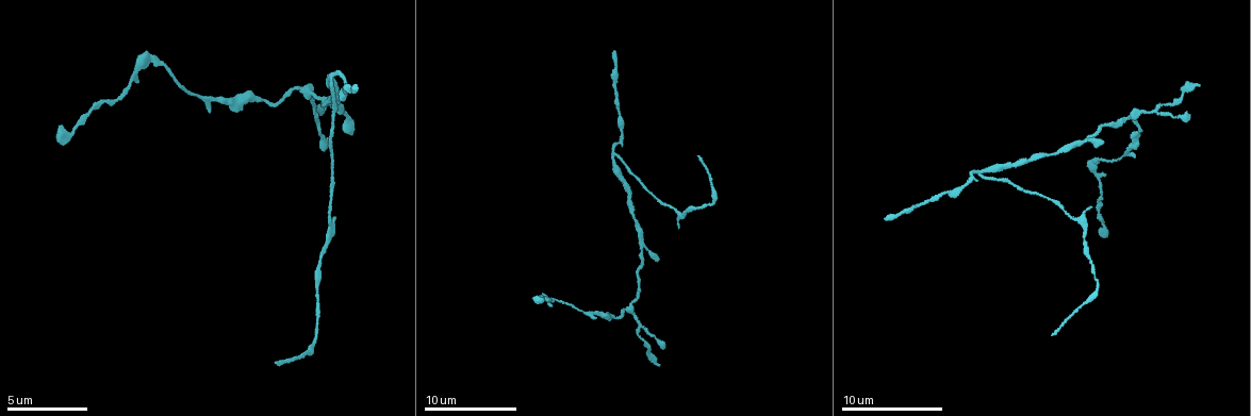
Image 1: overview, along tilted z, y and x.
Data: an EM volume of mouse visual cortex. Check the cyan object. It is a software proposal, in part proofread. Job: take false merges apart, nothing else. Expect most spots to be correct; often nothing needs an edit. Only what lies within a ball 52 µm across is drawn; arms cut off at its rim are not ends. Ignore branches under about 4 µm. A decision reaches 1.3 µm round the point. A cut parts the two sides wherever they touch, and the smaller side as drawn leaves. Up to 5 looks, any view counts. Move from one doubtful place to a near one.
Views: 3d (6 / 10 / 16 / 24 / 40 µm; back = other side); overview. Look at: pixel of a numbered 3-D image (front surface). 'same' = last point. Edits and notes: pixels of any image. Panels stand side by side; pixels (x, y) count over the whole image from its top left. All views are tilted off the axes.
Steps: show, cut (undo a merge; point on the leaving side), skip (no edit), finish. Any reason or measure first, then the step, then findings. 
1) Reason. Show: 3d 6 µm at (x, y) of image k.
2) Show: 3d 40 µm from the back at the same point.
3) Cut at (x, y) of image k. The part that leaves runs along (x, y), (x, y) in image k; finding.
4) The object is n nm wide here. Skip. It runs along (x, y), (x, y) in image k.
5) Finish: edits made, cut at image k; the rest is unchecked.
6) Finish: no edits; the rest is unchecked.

Thin arm on a thick one. Show: 3d 6 µm at (329, 82) of image 1.

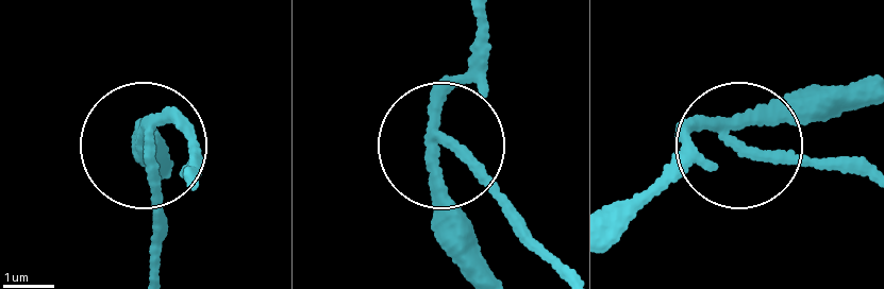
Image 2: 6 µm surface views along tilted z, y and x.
3 arms meet here. Cut at (157, 183) of image 2. The part that leaves runs along (146, 128), (151, 262) in image 2; two cells meet here.

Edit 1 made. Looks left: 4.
Three arms meet. Show: 3d 16 µm at (1080, 144) of image 1.

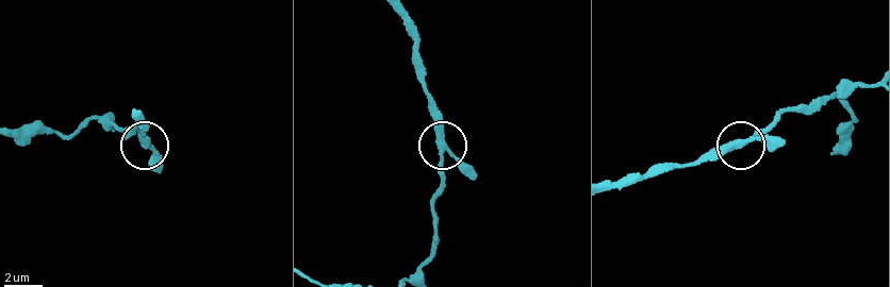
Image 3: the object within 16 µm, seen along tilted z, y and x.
Skip. It runs along (417, 67), (441, 137), (443, 188) in image 3; all the same cell.

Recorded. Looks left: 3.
Three arms meet. Show: 3d 16 µm at (1135, 111) of image 1.

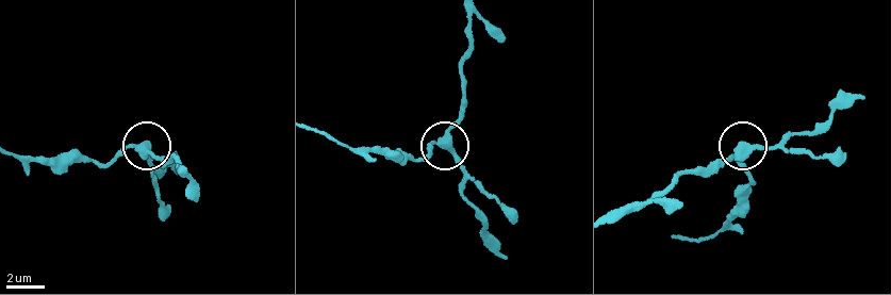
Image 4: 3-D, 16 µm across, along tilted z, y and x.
Show: 3d 6 µm at (143, 147) of image 4.

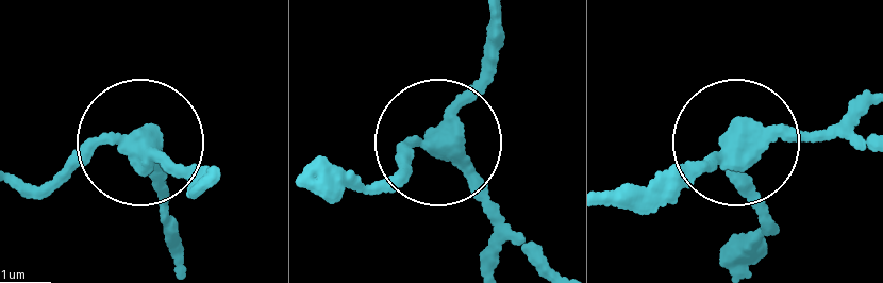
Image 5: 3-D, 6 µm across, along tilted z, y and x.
3 arms meet here. Skip. It runs along (195, 188), (144, 145), (175, 227) in image 5; one cell here.

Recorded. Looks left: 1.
Finish: edits made, cut at image 2; the rest is unchecked.

